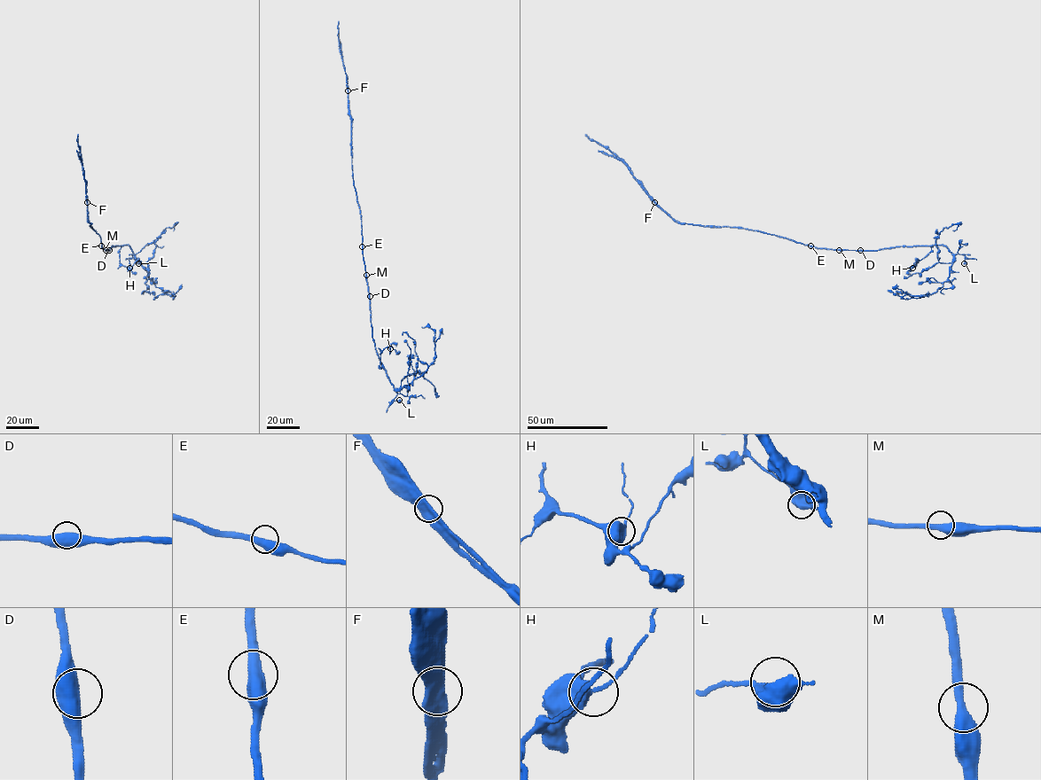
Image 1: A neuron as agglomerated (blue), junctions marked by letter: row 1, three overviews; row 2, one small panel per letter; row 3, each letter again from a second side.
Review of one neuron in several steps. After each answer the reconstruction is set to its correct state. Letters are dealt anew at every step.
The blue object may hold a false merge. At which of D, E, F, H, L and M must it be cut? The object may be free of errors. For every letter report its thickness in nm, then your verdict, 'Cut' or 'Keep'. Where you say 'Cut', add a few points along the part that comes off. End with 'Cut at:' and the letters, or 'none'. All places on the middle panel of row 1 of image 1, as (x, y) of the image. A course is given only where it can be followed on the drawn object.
D: Thickness 550 nm. Keep
E: Thickness 500 nm. Keep
F: Thickness 500 nm. Cut. Course of the part to remove: (348, 90), (338, 35), (339, 21)
H: Thickness 500 nm. Keep
L: Thickness 550 nm. Keep
M: Thickness 500 nm. Keep
Cut at: F

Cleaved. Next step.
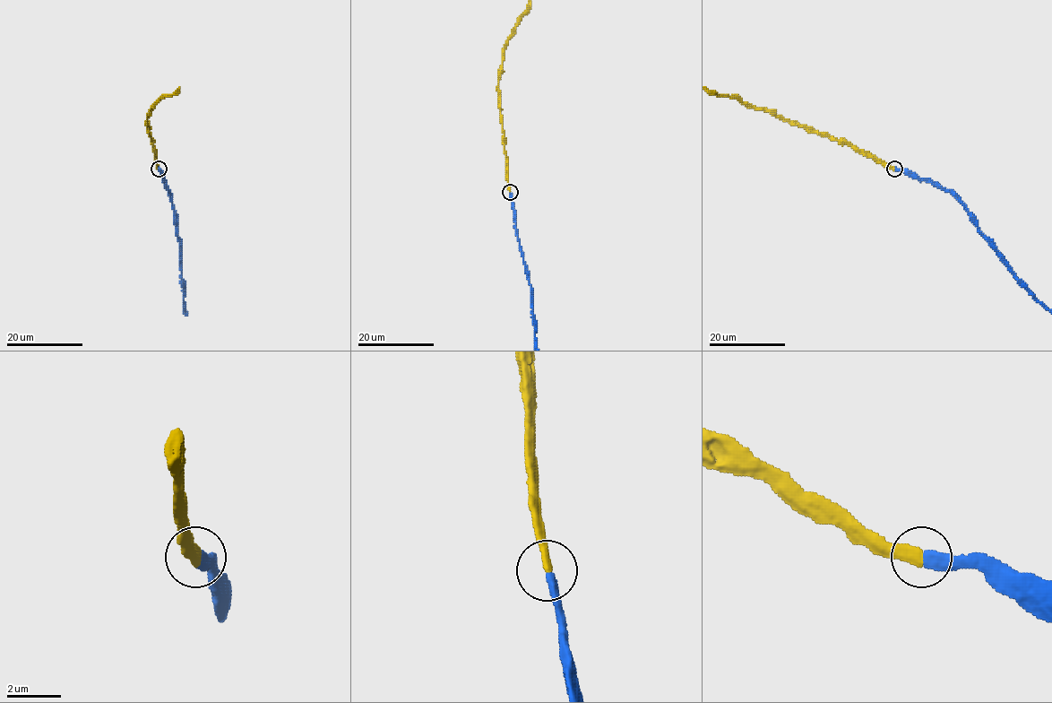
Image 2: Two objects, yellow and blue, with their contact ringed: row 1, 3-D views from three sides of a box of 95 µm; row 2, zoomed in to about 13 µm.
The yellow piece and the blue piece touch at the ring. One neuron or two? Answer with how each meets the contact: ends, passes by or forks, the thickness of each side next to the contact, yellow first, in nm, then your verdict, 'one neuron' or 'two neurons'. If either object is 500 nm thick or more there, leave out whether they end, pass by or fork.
yellow ends; blue ends; calibres 400 and 420 nm; one neuron

